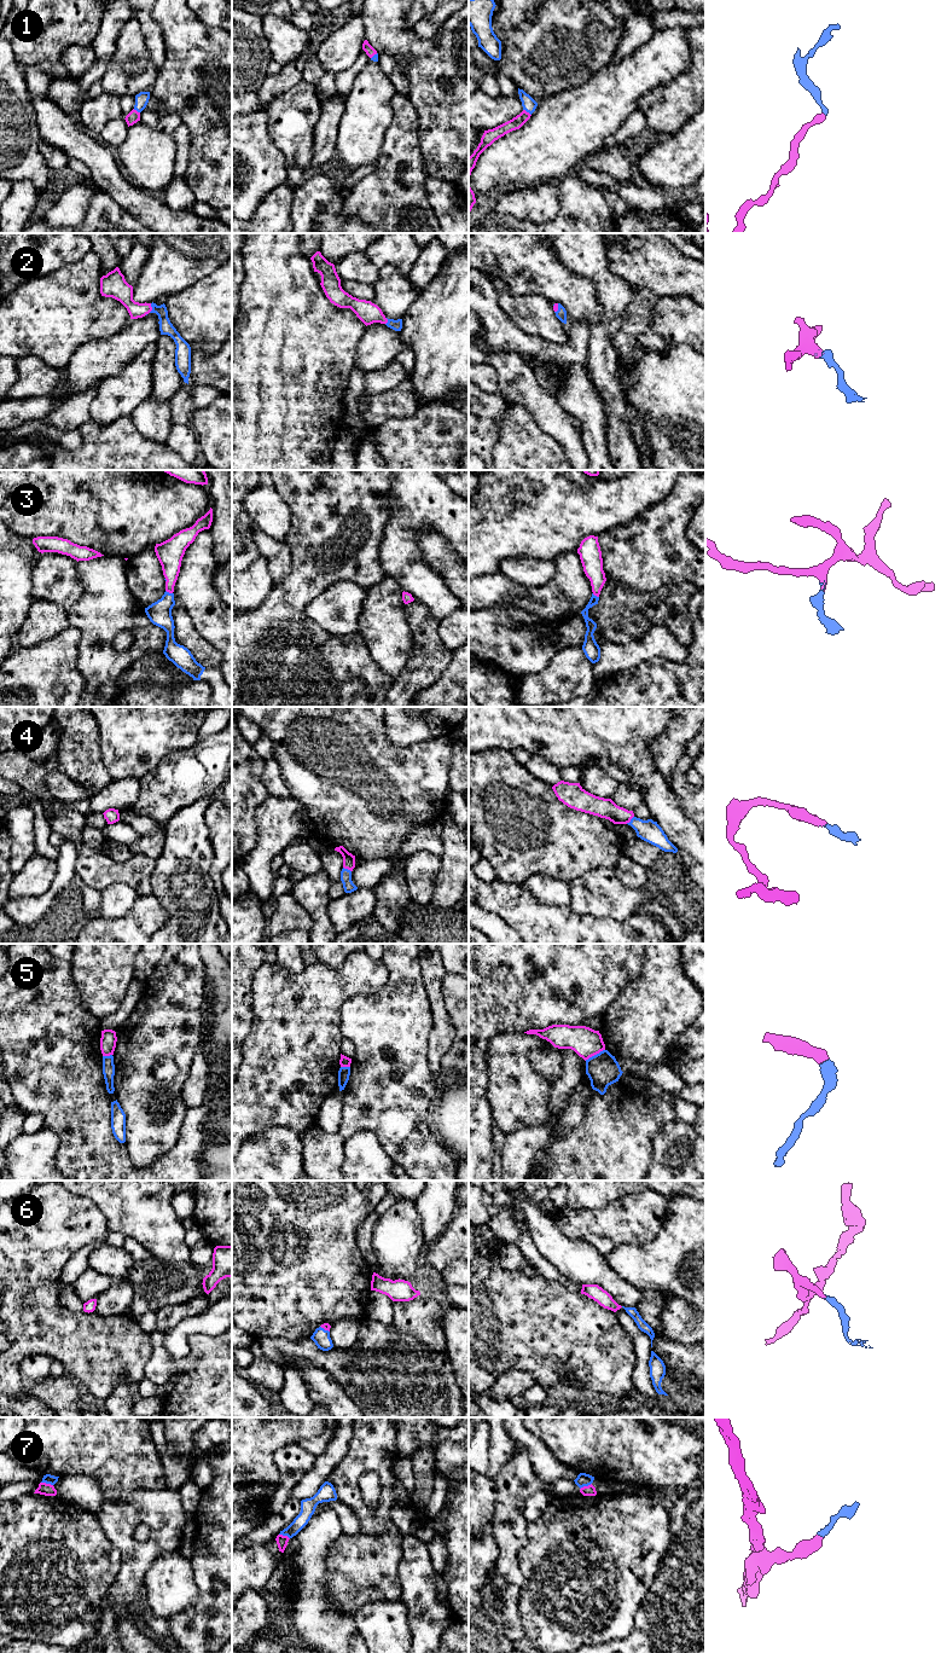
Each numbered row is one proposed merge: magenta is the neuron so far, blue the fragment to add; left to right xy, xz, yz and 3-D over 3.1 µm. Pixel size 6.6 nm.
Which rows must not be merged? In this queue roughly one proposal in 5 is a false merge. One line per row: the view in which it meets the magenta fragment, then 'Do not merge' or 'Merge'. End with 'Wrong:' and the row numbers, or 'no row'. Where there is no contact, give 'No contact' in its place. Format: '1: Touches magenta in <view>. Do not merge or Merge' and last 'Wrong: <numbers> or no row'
1: Touches magenta in yz. Merge
2: Touches magenta in xy. Merge
3: Touches magenta in xy. Merge
4: Touches magenta in yz. Merge
5: Touches magenta in yz. Merge
6: Touches magenta in xz. Merge
7: Touches magenta in xy. Merge
Wrong: no row

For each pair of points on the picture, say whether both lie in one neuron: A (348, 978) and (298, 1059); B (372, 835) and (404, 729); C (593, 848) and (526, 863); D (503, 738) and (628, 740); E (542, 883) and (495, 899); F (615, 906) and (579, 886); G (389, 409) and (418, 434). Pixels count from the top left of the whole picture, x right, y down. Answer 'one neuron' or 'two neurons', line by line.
A: one neuron
B: two neurons
C: one neuron
D: one neuron
E: two neurons
F: one neuron
G: two neurons

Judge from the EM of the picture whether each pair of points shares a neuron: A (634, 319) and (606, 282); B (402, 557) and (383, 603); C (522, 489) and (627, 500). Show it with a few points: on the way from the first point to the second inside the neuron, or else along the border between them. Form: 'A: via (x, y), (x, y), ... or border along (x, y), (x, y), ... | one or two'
A: border along (631, 286), (632, 300), (615, 334) | two
B: border along (387, 575), (402, 591) | two
C: via (549, 500), (600, 500) | one

